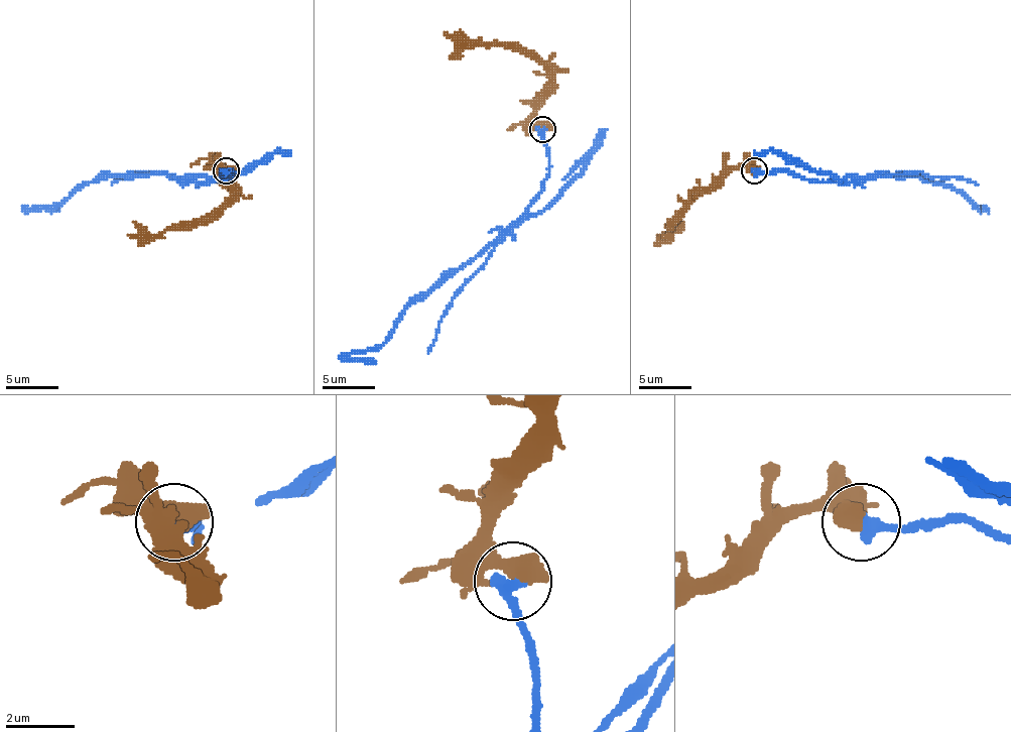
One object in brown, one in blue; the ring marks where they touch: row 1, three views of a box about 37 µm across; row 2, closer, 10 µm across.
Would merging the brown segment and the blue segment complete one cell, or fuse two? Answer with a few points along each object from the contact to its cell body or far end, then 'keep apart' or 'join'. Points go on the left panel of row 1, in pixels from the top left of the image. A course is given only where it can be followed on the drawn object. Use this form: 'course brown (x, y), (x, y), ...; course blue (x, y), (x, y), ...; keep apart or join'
course brown (228, 171), (220, 166), (230, 179), (233, 193), (217, 209), (199, 219), (172, 224), (156, 235), (127, 235); course blue (225, 171), (233, 171), (222, 181), (185, 181), (156, 174), (99, 174), (65, 203), (32, 211), (59, 211); keep apart

